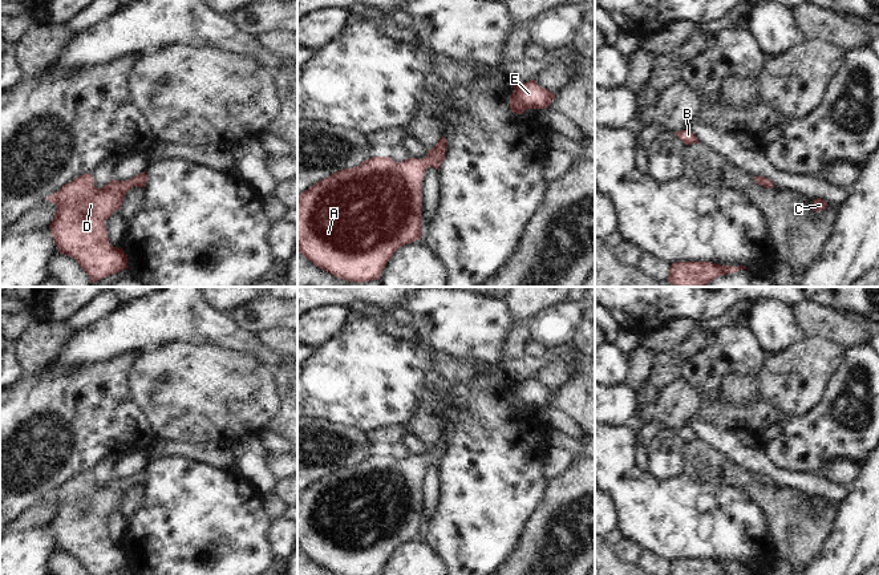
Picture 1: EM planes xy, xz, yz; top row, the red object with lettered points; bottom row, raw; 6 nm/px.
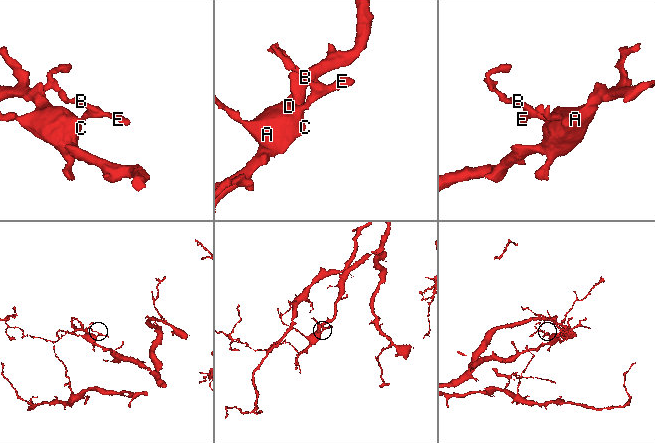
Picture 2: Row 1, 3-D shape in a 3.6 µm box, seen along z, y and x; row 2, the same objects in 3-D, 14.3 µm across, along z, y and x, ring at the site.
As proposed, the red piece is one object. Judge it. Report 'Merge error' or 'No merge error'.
No merge error.

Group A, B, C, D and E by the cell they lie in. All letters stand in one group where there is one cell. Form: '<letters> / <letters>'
A B C D E

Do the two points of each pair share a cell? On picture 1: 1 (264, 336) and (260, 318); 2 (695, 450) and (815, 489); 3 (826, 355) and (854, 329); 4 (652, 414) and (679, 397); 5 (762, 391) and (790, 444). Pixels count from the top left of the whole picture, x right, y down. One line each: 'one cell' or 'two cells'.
1: two cells
2: two cells
3: two cells
4: one cell
5: two cells

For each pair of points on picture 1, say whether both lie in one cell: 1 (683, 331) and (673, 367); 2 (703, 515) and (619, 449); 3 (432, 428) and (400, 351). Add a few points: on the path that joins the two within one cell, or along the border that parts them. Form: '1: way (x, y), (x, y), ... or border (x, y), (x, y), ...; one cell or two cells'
1: border (700, 326), (672, 349), (651, 353); two cells
2: way (679, 515), (672, 515), (630, 473); one cell
3: border (449, 389), (428, 384), (406, 424); two cells

